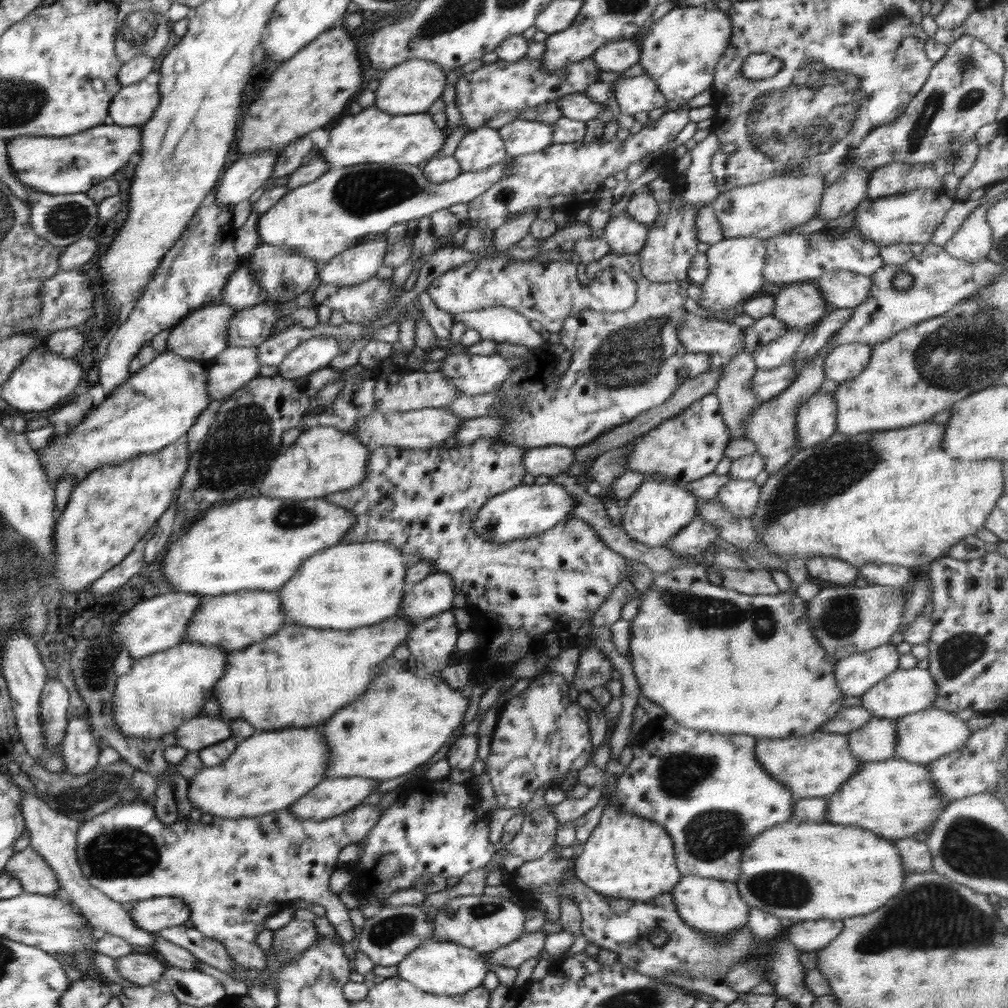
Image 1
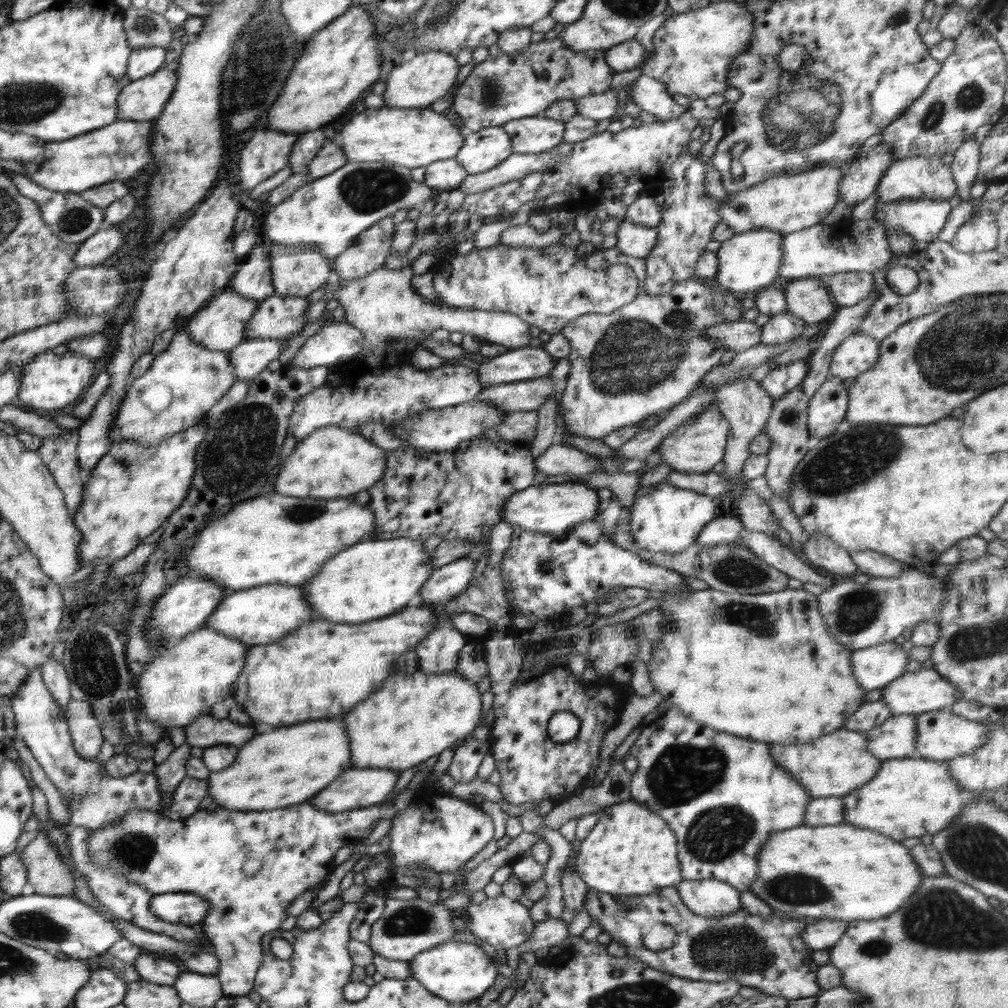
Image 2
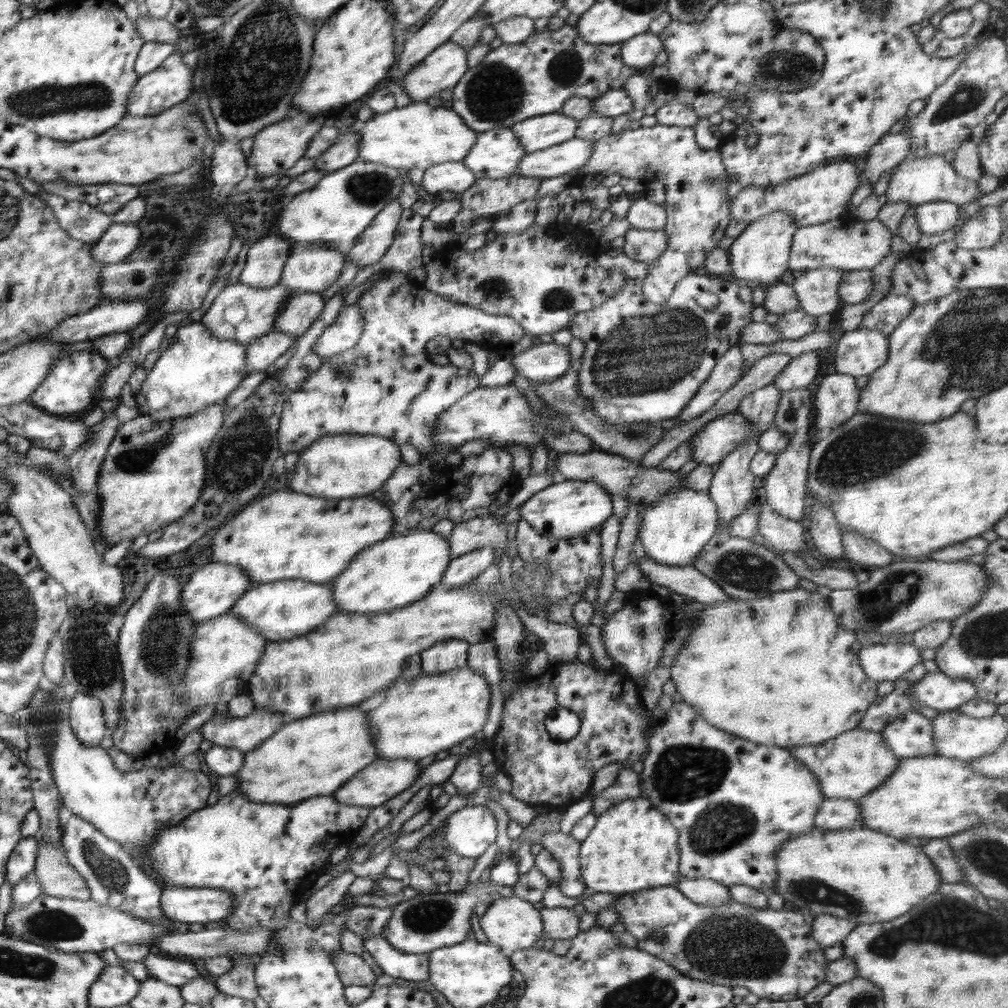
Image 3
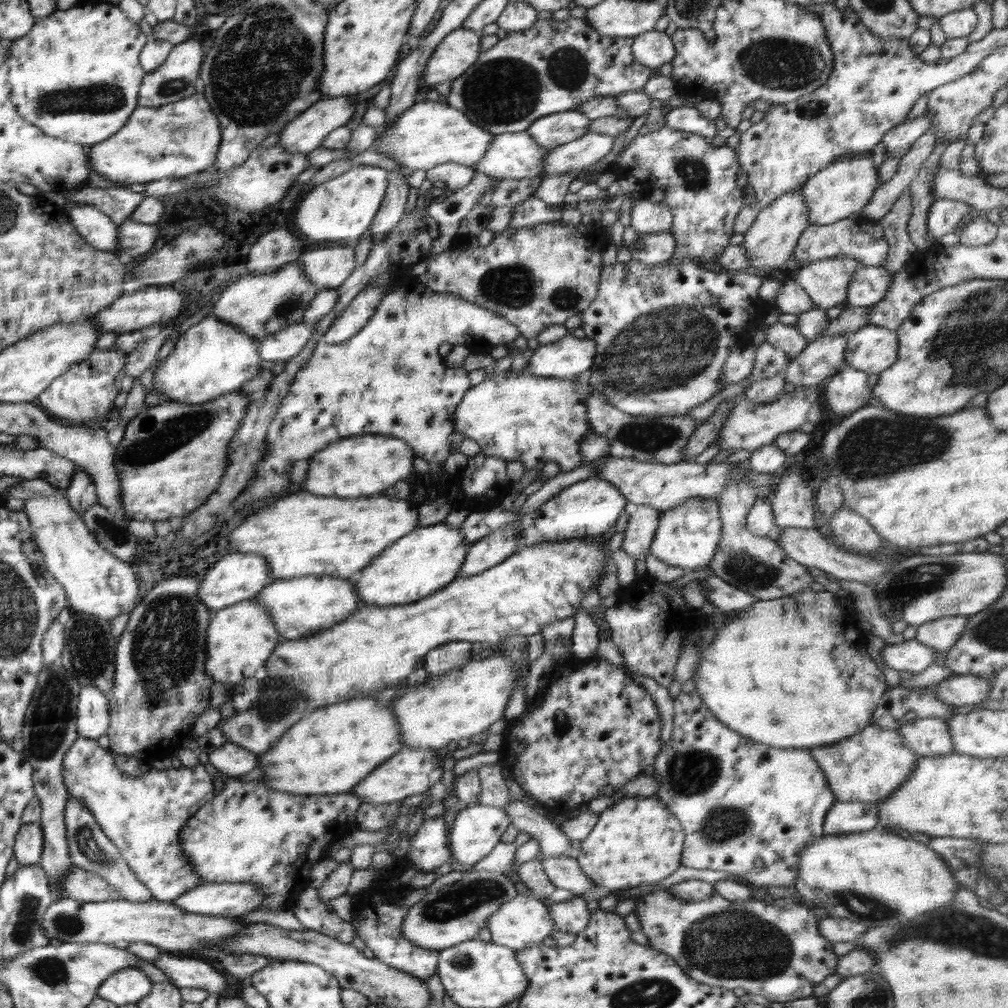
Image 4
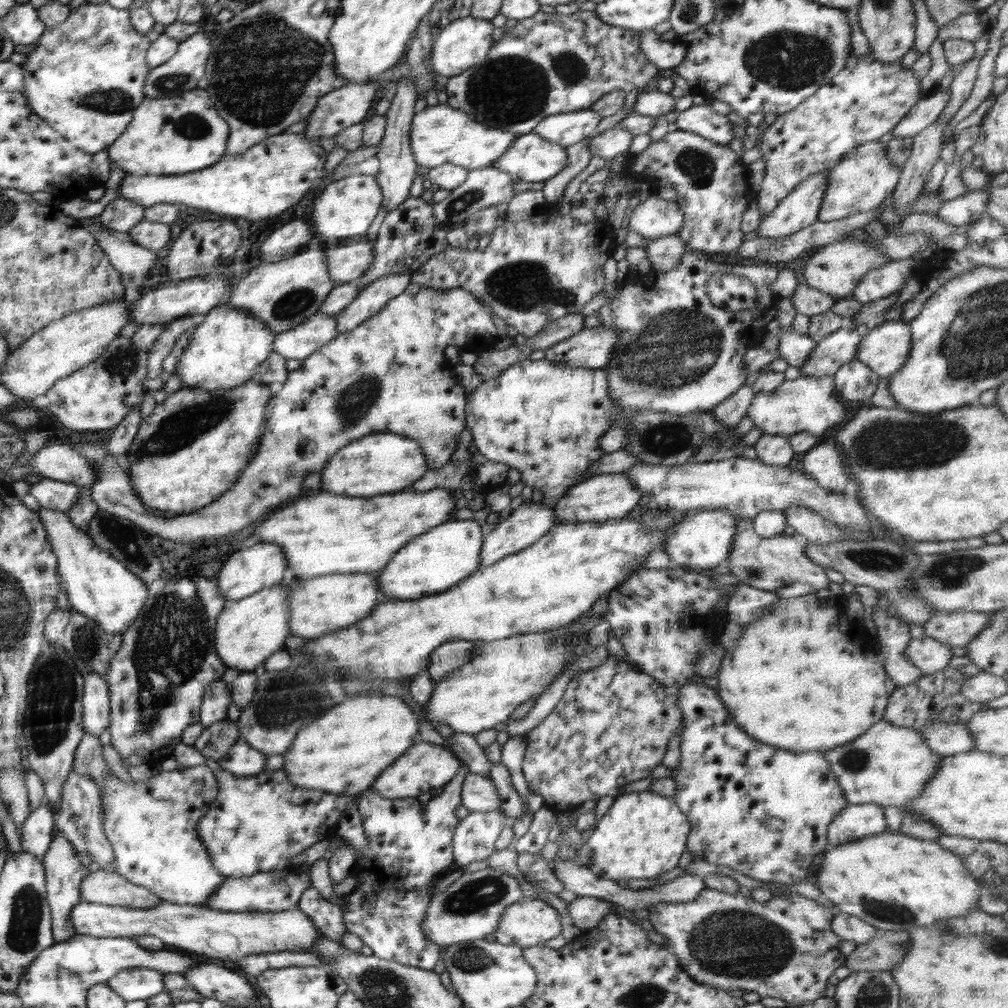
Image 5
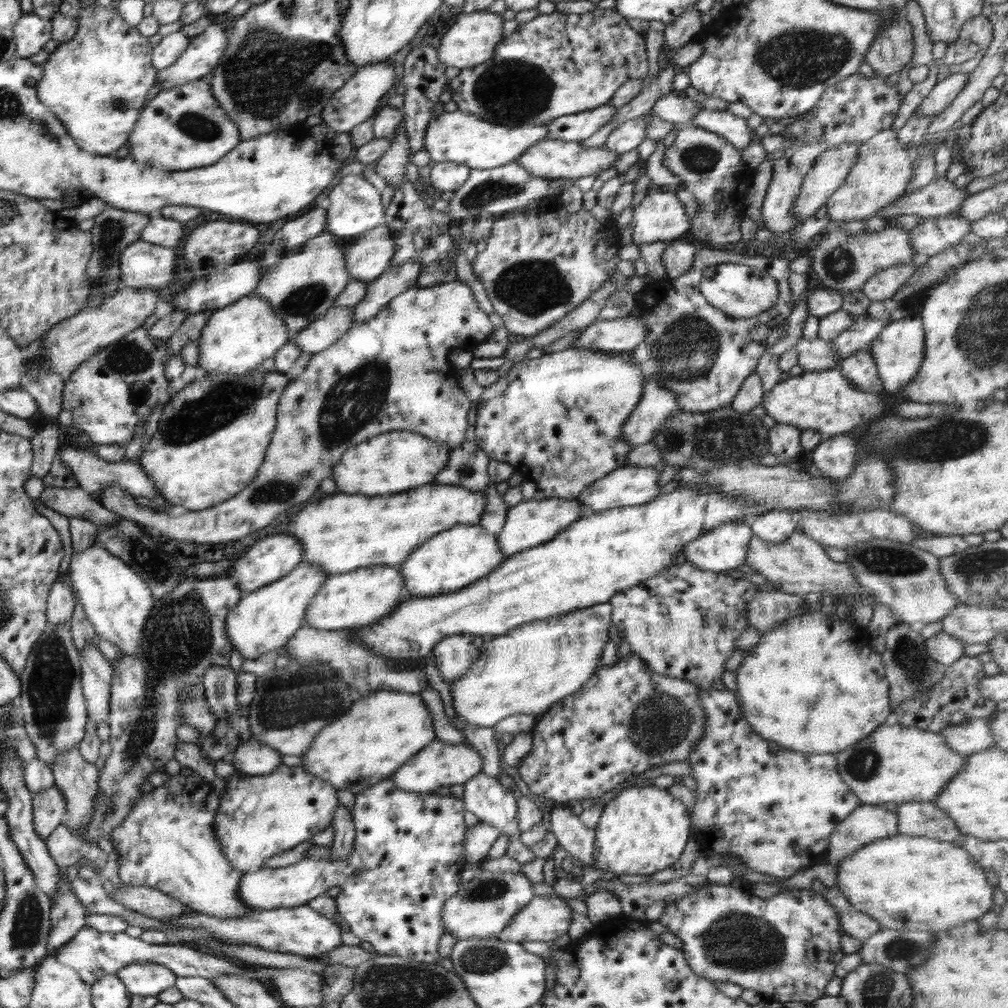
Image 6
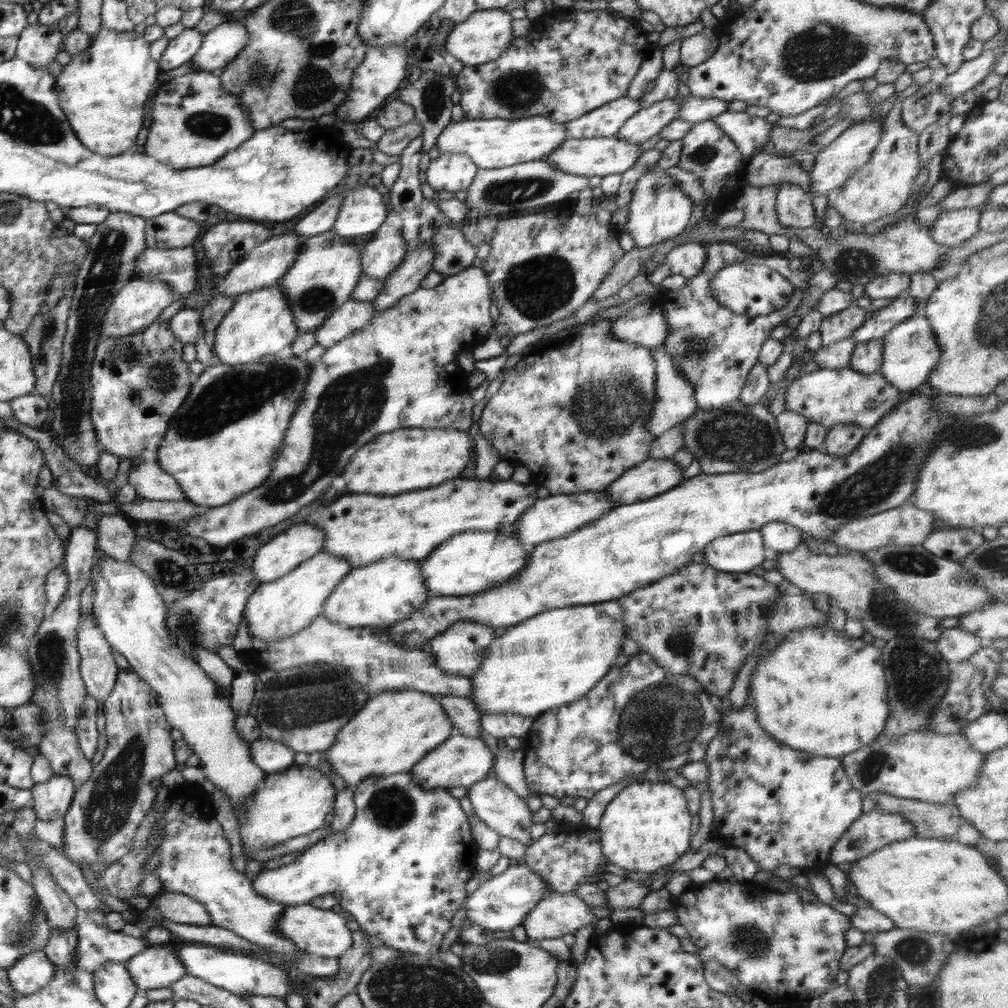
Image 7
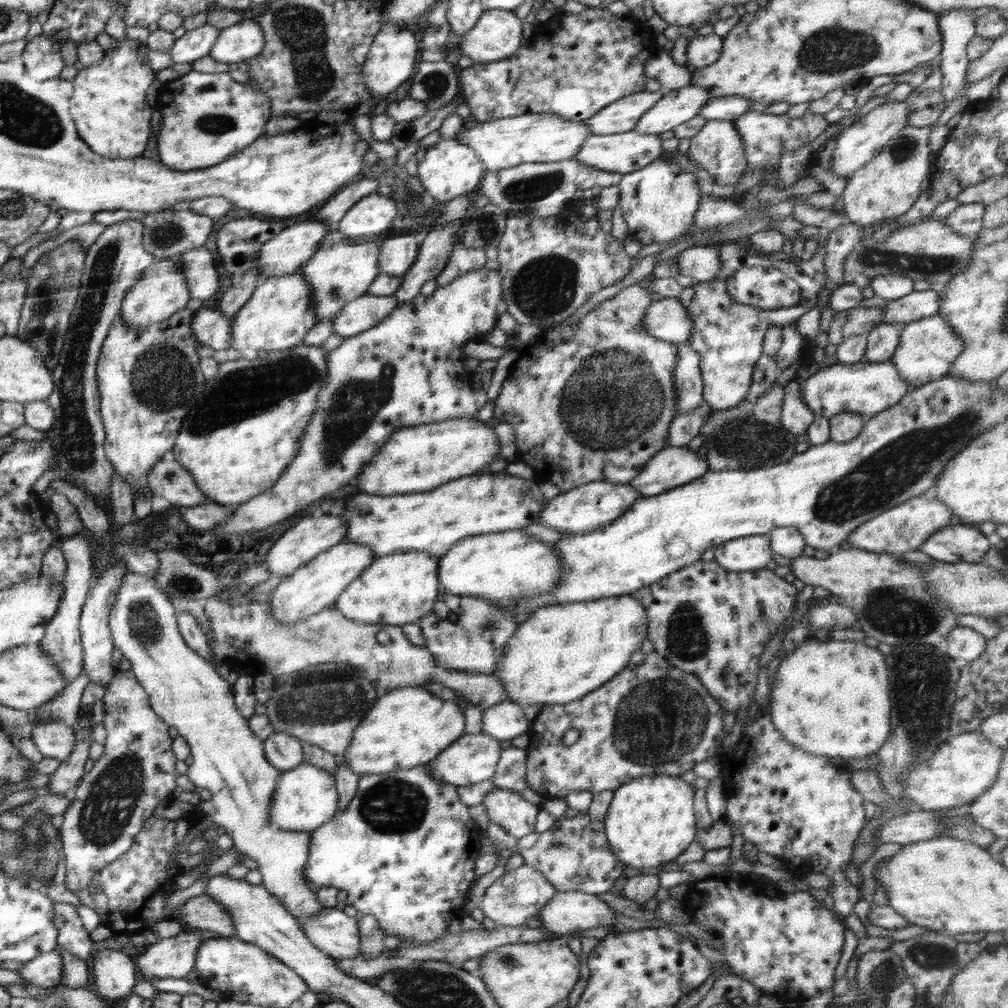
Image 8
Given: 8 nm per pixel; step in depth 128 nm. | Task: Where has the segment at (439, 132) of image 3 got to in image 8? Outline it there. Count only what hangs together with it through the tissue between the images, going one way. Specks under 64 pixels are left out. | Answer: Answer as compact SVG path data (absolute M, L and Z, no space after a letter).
M528 113L520 116L480 122L471 128L461 128L456 140L470 145L482 161L484 170L500 170L530 162L560 162L570 160L592 136L588 123L571 121L550 113Z

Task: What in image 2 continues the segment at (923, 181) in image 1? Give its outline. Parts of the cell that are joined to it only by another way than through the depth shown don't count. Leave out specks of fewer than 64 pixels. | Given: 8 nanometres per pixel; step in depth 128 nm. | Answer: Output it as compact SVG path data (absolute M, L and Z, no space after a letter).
M916 156L902 160L895 160L882 174L882 180L874 194L878 201L884 203L902 203L917 199L945 199L950 200L957 192L951 165L944 164L941 157Z

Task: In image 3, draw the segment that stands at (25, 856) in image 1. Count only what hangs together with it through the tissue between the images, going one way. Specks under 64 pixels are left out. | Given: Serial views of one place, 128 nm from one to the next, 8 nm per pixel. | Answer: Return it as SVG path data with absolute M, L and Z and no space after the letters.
M36 836L38 850L34 872L43 889L43 894L56 898L91 899L90 888L85 878L70 865L61 844L44 844Z

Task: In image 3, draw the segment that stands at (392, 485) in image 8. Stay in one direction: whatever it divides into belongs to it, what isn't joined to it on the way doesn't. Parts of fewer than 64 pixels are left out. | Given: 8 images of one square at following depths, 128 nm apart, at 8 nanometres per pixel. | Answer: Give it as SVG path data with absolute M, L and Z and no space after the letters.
M377 435L324 436L300 452L294 476L284 478L282 484L296 492L325 499L369 496L370 492L382 488L403 462L398 445Z

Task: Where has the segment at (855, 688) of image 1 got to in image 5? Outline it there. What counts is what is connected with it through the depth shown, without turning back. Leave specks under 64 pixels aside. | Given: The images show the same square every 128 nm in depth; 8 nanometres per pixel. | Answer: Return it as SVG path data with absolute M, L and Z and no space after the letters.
M926 636L910 640L904 655L925 675L945 669L953 657L948 643Z

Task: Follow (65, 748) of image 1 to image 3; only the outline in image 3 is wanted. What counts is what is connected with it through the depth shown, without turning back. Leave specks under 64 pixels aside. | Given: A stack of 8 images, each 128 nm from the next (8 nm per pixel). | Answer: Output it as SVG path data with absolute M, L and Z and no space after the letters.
M76 693L70 701L69 725L78 740L86 746L96 746L106 732L106 719L102 700L88 693Z

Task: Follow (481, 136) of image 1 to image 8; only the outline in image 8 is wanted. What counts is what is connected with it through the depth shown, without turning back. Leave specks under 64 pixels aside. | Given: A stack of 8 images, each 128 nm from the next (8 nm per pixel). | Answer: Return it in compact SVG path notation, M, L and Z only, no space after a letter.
M632 129L618 134L590 136L580 151L576 152L574 159L590 167L625 175L648 166L658 160L660 154L662 154L662 138L652 133L638 133Z

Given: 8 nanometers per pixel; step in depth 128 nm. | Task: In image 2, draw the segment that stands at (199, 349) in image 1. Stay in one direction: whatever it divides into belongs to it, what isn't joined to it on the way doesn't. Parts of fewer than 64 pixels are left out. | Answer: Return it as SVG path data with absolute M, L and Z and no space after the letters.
M226 289L218 293L210 300L200 311L197 311L186 327L186 331L190 333L190 339L196 343L214 350L230 351L244 340L244 332L246 332L246 324L248 324L252 314L256 312L260 301L250 299Z

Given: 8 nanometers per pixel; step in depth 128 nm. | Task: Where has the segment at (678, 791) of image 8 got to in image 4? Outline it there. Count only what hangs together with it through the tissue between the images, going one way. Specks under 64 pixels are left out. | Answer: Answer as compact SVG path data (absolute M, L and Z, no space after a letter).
M624 797L599 814L597 823L582 841L574 857L584 872L598 887L613 891L639 885L654 885L672 875L681 865L684 842L682 824L664 802L654 797Z

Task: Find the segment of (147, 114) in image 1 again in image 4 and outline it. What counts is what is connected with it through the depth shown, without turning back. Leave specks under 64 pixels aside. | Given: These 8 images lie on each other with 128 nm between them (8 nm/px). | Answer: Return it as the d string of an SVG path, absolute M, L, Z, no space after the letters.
M186 39L174 45L163 64L160 64L154 71L145 73L139 86L138 106L159 107L192 96L196 93L194 82L199 78L202 58L204 58L204 46L198 40Z

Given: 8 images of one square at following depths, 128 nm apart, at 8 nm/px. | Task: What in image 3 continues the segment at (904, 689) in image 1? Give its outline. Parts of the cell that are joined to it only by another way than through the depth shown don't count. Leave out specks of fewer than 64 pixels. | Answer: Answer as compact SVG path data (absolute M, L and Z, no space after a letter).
M927 672L920 682L911 684L913 695L924 706L951 711L976 698L977 686L968 680L952 679L942 672Z

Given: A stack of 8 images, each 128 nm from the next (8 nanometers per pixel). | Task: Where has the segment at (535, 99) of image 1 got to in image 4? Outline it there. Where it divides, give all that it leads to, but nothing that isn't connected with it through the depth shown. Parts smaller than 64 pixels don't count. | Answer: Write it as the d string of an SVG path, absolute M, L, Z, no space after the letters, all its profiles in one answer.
M586 17L538 18L530 28L510 31L504 38L499 39L496 46L482 52L471 68L452 81L446 102L464 113L472 124L487 129L493 135L526 131L534 120L556 112L572 110L590 98L642 89L657 71L634 61L632 42L634 37L604 36L598 33L586 21Z

